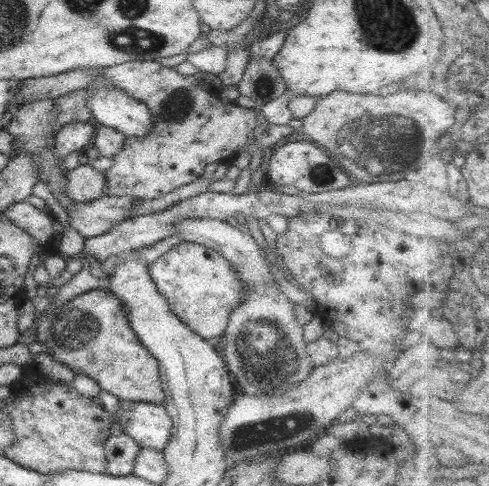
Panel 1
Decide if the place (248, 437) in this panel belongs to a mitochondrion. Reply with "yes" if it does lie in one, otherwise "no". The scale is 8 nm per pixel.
yes

